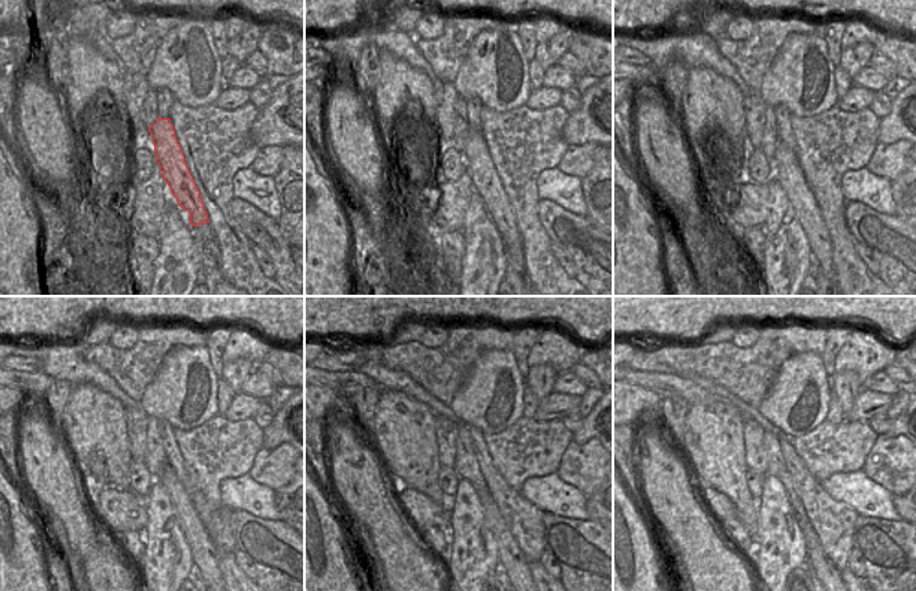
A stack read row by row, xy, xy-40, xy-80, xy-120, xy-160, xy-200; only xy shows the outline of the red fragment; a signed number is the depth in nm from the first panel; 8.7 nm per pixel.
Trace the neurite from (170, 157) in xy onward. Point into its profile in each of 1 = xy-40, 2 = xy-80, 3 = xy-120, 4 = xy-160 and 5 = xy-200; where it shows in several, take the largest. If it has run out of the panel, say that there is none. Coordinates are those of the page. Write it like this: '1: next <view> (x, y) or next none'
1: next xy-40 (481, 168)
2: next xy-80 (785, 166)
3: next xy-120 (204, 554)
4: next xy-160 (511, 558)
5: next xy-200 (825, 571)

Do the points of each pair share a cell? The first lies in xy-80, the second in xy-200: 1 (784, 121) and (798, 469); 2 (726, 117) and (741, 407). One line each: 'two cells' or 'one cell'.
1: one cell
2: two cells

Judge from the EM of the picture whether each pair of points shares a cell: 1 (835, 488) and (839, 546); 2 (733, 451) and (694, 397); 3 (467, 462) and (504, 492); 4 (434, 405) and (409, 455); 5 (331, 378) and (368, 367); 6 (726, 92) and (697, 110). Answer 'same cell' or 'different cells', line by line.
1: different cells
2: different cells
3: different cells
4: different cells
5: different cells
6: same cell

